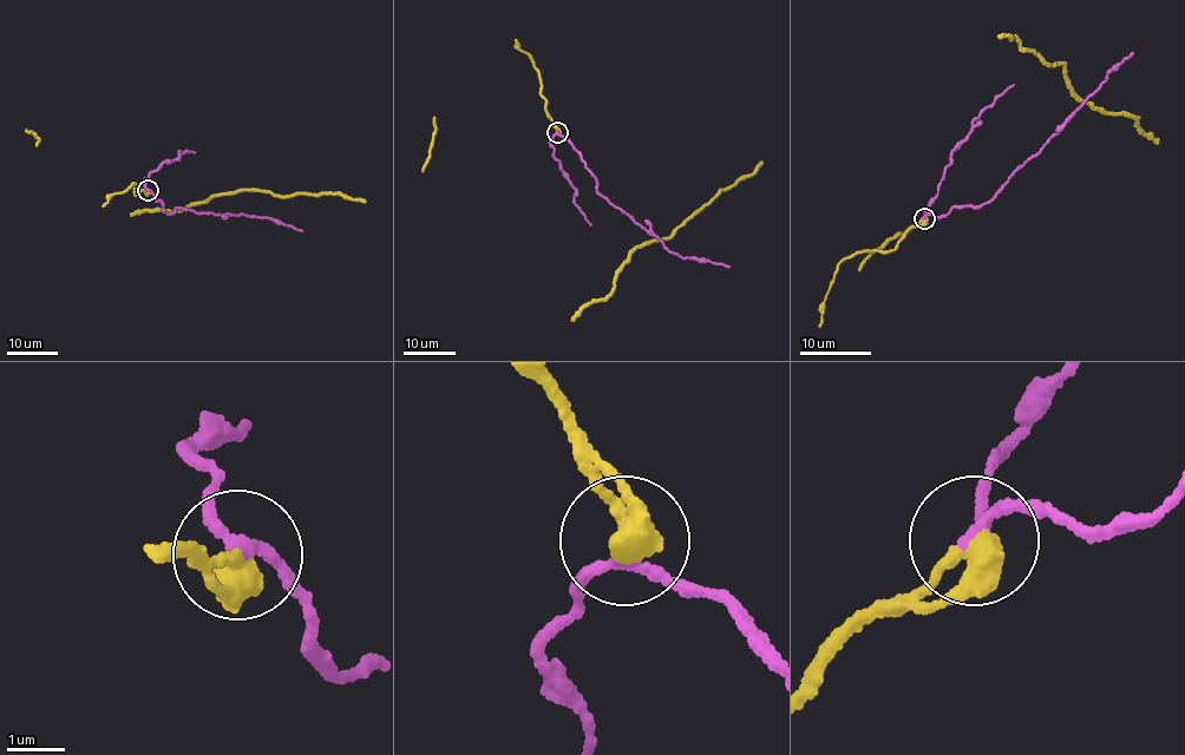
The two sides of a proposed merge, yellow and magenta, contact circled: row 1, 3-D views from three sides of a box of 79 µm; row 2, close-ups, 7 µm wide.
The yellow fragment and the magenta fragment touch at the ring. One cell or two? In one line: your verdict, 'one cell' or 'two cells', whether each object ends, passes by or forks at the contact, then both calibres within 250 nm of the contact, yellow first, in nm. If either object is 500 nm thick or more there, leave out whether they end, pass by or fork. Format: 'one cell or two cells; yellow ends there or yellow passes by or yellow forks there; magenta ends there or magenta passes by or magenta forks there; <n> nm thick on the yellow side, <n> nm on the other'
one cell; 550 nm thick on the yellow side, 200 nm on the other

